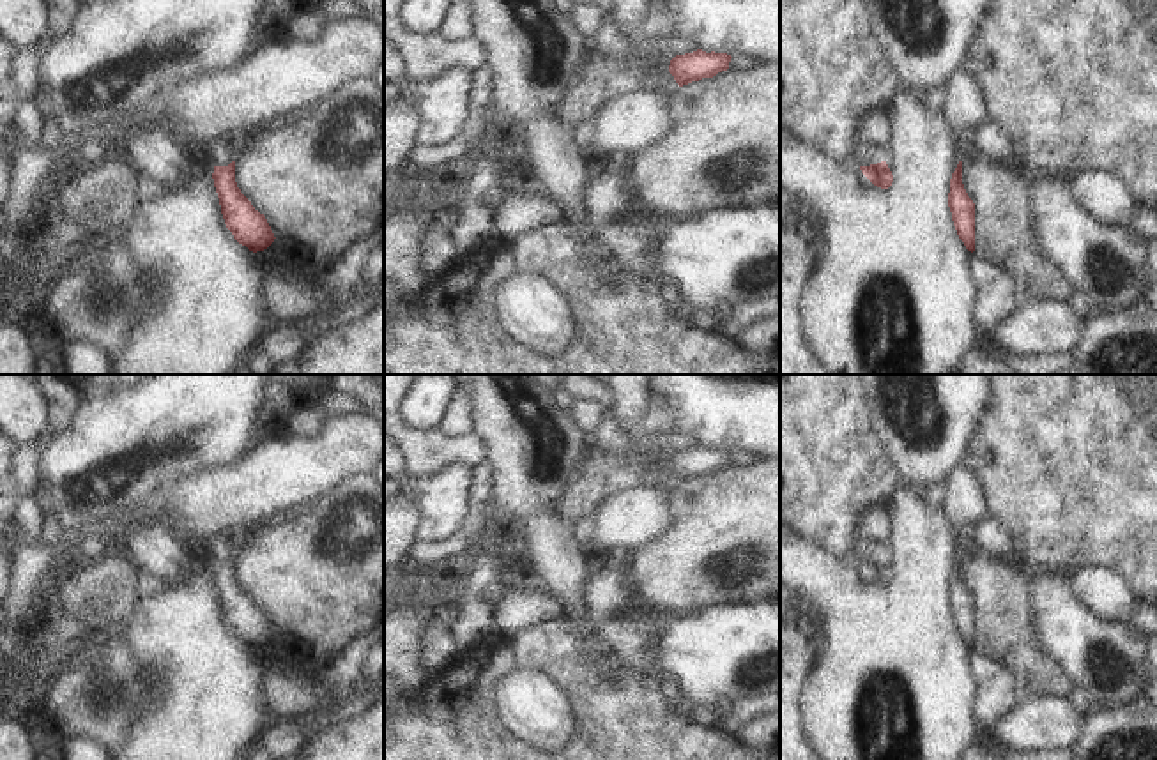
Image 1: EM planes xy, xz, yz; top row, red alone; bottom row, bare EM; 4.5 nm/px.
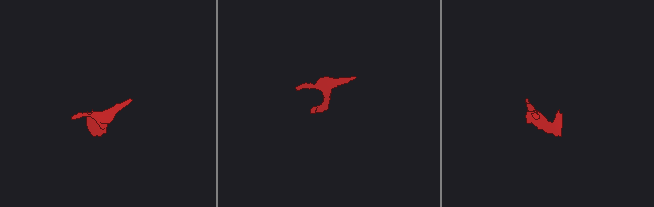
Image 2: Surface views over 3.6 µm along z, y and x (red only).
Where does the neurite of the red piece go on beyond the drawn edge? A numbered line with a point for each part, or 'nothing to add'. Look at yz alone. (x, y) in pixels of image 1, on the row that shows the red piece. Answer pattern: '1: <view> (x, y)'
nothing to add

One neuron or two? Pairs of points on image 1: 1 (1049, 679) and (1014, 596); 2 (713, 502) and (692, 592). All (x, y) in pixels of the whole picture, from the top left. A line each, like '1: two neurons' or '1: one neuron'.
1: one neuron
2: one neuron

